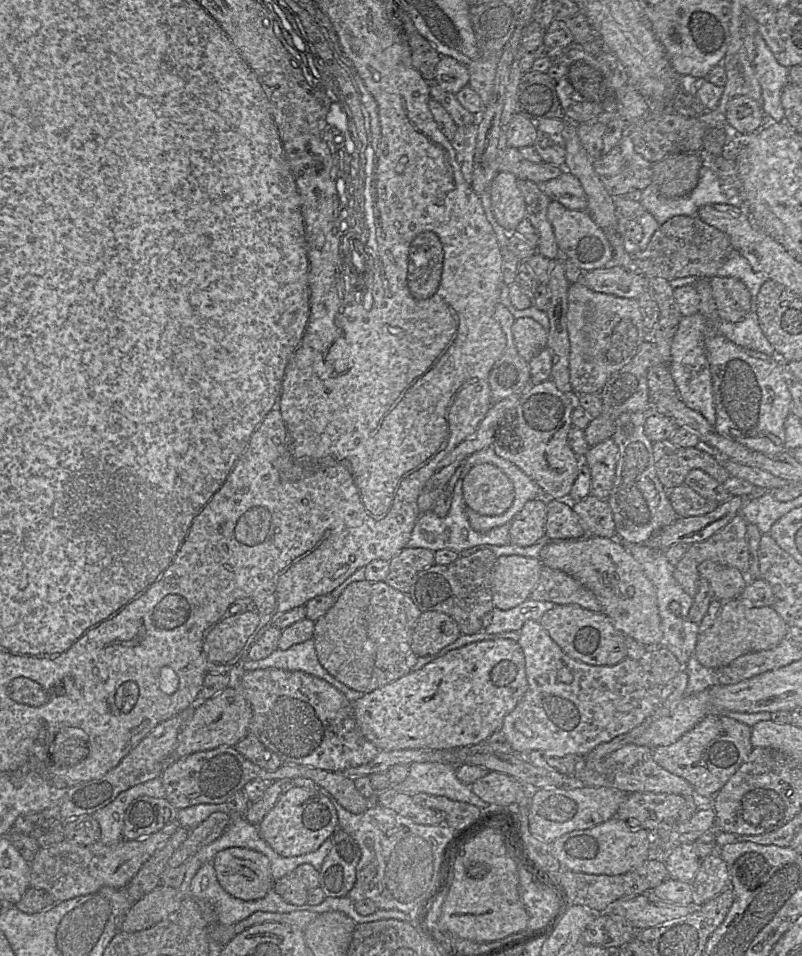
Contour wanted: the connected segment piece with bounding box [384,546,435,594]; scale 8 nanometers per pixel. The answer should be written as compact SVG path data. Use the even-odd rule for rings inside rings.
M407 546L390 559L389 563L389 573L384 581L391 587L409 594L416 576L435 564L434 552L426 548Z

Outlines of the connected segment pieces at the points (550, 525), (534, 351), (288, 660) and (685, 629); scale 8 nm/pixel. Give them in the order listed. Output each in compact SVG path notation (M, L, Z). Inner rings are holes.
M547 499L545 536L549 539L580 539L587 535L571 503Z
M533 318L516 319L512 325L512 334L518 353L527 362L547 347L548 330Z
M309 639L295 644L286 650L276 649L268 657L260 660L246 659L242 663L244 671L257 669L276 668L286 671L300 671L325 680L339 692L341 692L351 703L361 698L361 692L346 687L332 677L319 663L315 651L314 640Z
M623 543L628 551L641 565L647 578L656 590L657 606L663 632L662 645L668 648L683 665L686 665L695 650L699 632L699 624L688 620L688 613L693 603L693 597L688 595L674 577L675 566L668 561L665 550L657 545Z

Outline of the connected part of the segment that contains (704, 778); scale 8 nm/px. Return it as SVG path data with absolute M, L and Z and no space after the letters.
M720 713L704 717L669 746L653 749L653 760L665 770L688 781L700 801L710 801L745 762L753 746L752 728Z

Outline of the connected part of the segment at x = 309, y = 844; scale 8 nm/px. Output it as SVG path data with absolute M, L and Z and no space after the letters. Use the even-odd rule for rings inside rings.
M290 786L257 825L260 837L279 855L294 857L316 851L338 829L338 816L330 800L316 790Z

